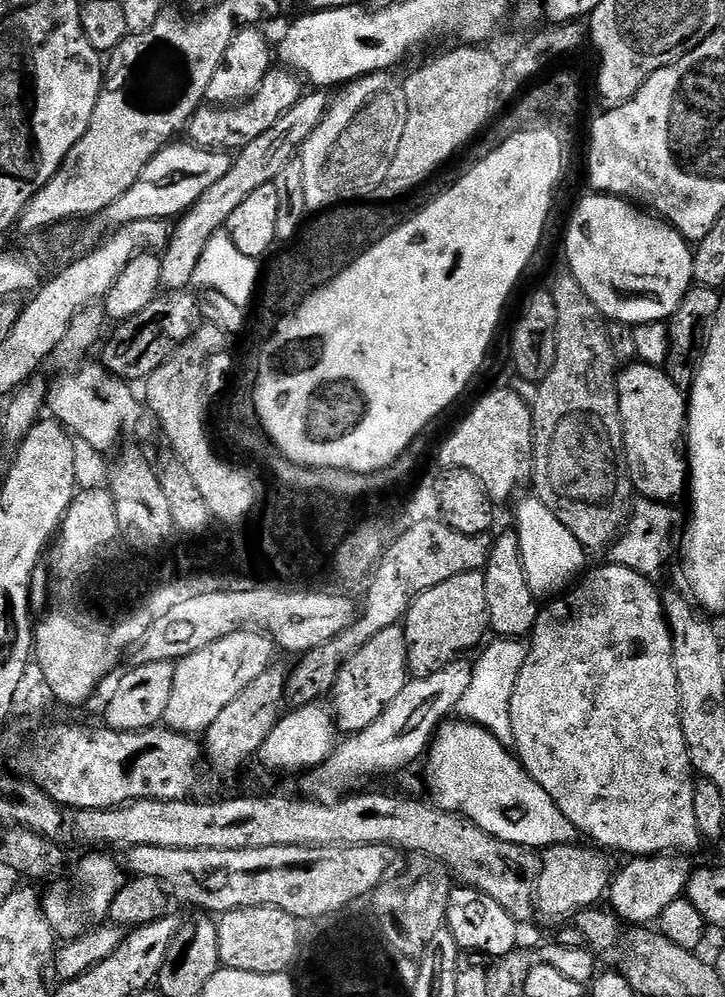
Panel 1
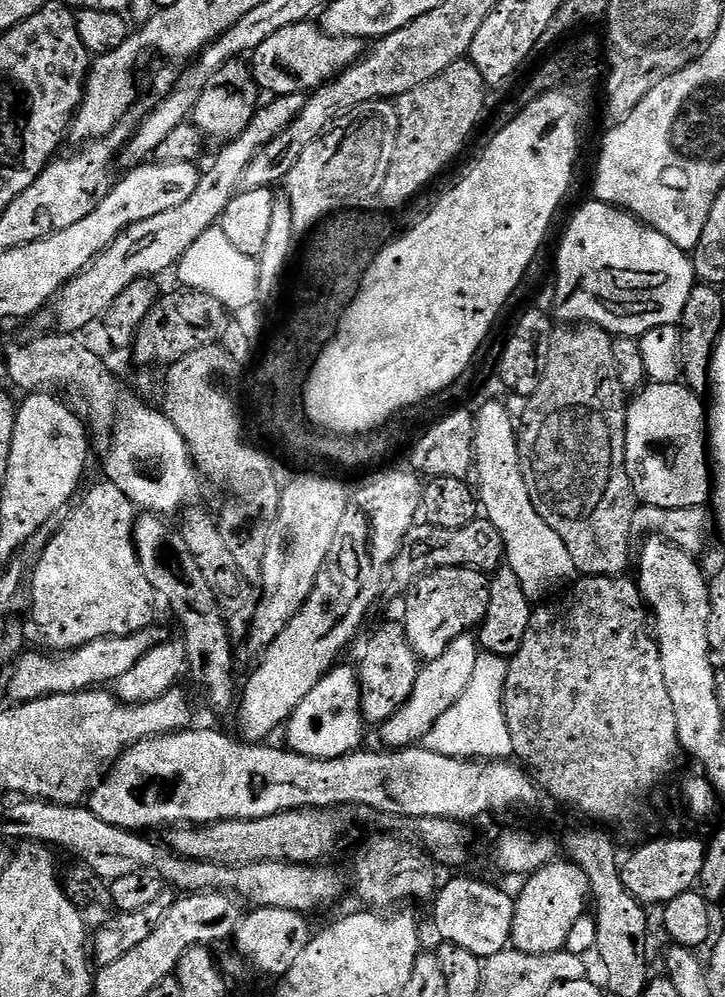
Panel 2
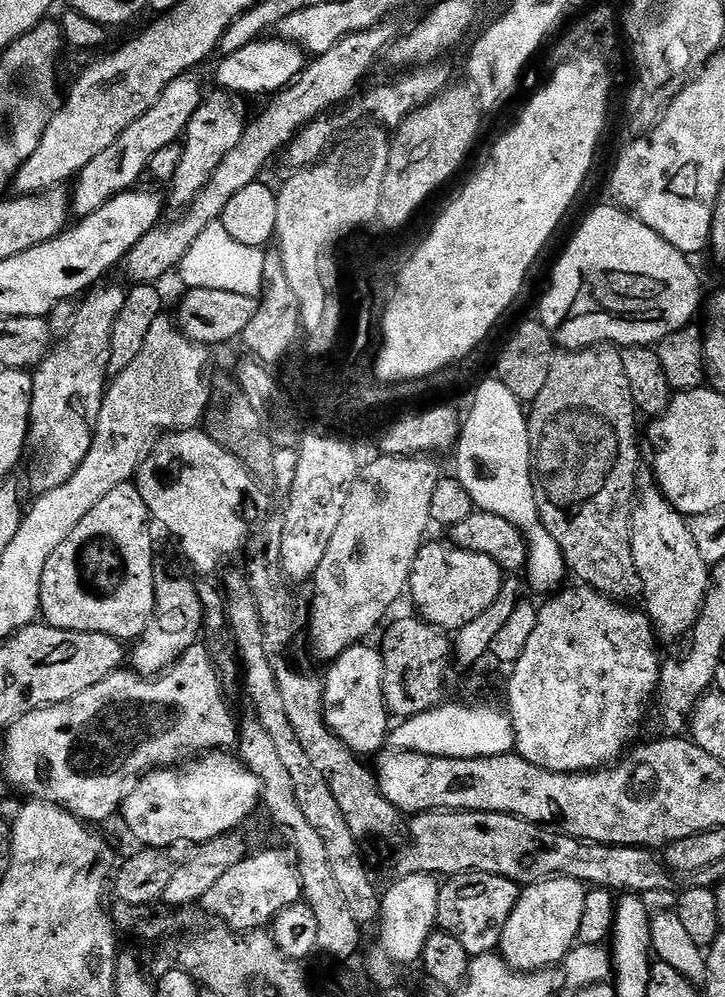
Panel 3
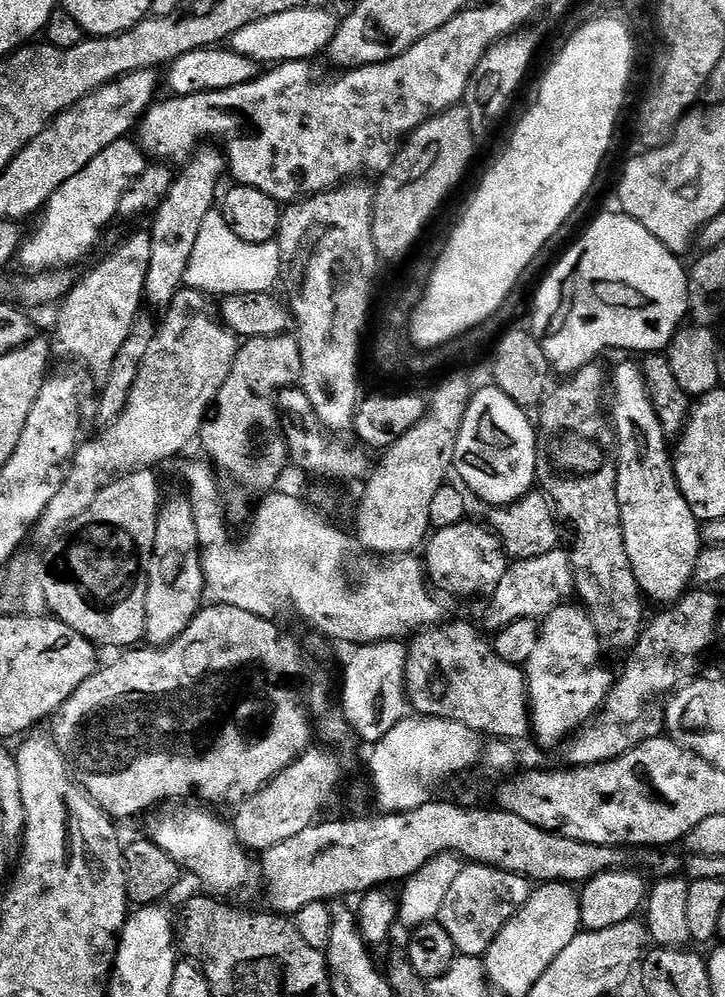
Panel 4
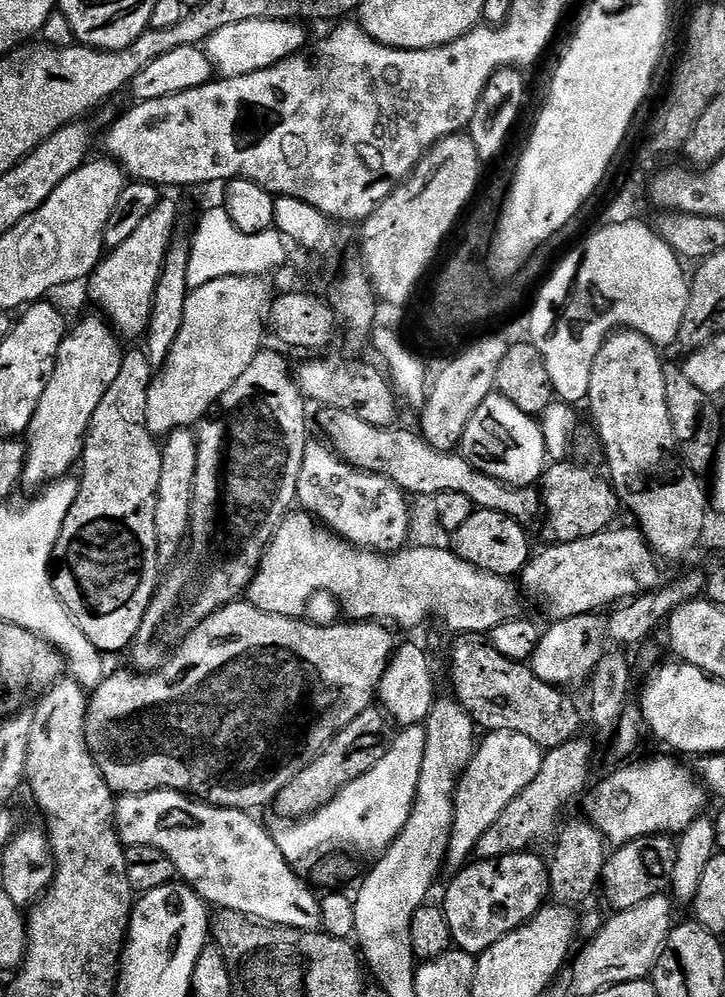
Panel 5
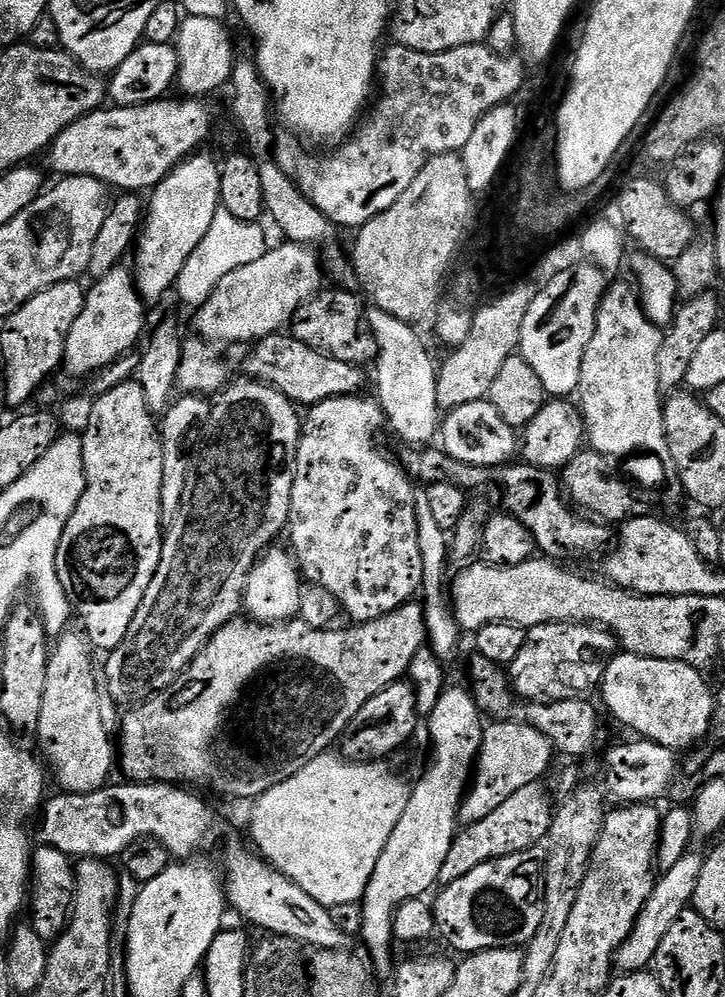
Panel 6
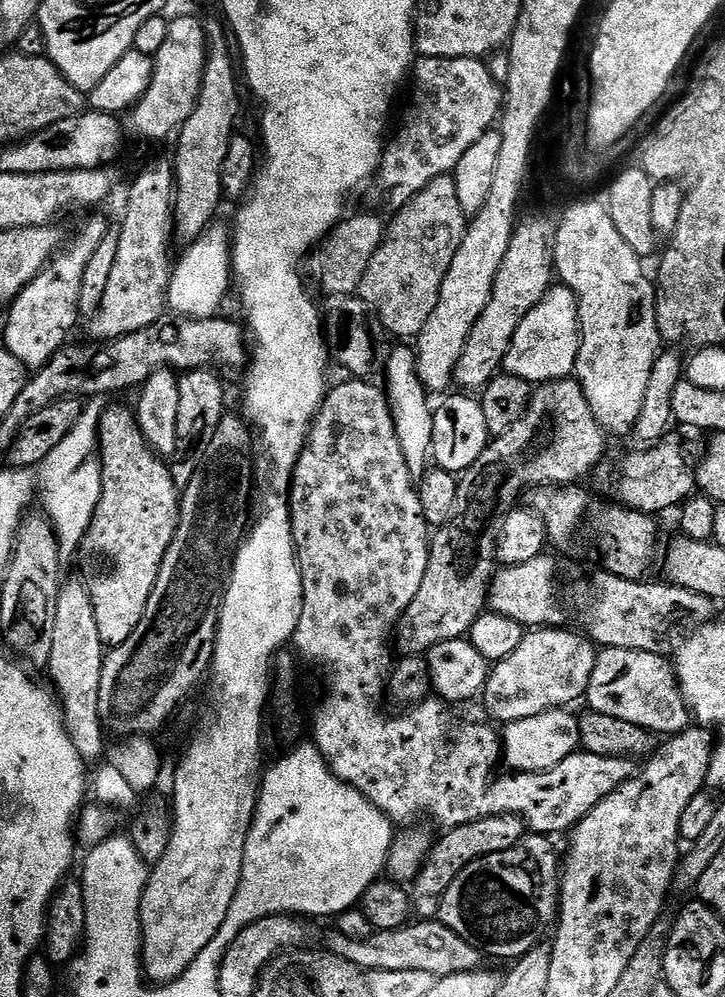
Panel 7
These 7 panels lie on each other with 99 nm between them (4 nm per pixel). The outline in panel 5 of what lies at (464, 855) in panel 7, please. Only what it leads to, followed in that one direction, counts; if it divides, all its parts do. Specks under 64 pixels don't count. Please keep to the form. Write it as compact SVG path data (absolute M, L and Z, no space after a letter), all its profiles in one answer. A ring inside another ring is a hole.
M583 738L568 740L557 748L547 749L538 770L538 778L534 778L534 782L530 782L530 786L526 786L526 790L522 790L522 794L518 794L514 802L506 806L506 810L502 810L498 822L494 822L494 826L490 826L486 834L482 834L476 844L475 855L480 860L497 860L503 856L512 856L516 852L529 851L536 846L532 844L538 843L543 836L551 837L557 827L556 819L560 816L560 810L583 788L591 760L592 748Z

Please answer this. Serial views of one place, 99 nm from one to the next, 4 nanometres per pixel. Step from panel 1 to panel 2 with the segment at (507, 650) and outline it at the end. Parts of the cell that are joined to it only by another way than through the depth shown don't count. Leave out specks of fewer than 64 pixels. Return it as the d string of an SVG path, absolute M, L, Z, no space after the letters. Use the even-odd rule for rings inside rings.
M481 651L466 691L446 710L424 737L423 747L431 752L460 759L509 759L515 755L513 738L506 724L503 694L509 674L508 660Z

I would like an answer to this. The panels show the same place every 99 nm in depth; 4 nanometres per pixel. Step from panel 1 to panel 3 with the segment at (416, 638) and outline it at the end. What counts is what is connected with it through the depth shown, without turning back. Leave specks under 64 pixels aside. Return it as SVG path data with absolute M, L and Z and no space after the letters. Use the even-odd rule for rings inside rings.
M428 542L412 563L407 595L412 596L412 604L416 607L414 612L419 619L435 628L442 628L449 634L455 634L493 606L505 579L503 569L486 554L460 549L448 542Z

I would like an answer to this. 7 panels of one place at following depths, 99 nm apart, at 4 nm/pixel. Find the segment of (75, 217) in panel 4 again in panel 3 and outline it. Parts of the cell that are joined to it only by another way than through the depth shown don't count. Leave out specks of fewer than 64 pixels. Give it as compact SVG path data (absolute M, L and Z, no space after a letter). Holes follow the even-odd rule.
M185 74L174 78L166 90L162 90L162 98L138 118L138 122L126 126L122 134L118 134L118 142L114 146L109 146L107 150L102 150L98 158L94 158L88 165L80 171L80 175L75 177L76 193L73 191L70 196L70 208L77 217L88 216L94 210L98 210L110 198L118 194L135 189L136 184L148 171L150 158L162 150L162 146L170 146L177 143L183 137L188 128L190 118L198 110L206 95L205 89L200 89L200 80L196 74Z

